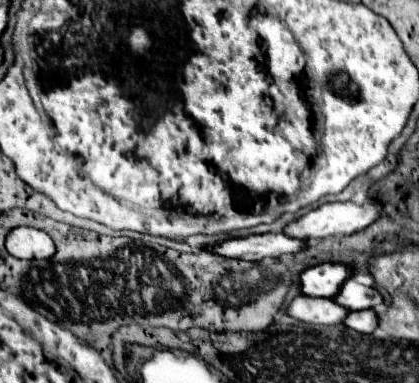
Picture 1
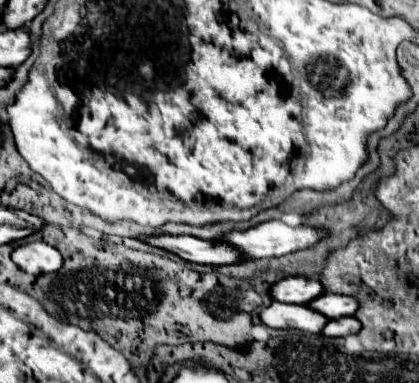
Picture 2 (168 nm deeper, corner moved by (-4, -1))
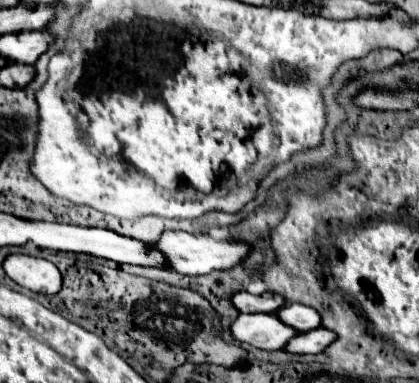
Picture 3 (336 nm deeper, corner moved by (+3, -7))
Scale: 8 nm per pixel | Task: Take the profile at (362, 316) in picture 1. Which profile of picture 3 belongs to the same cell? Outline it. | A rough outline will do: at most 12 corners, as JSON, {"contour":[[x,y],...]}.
{"contour":[[318,327],[296,335],[284,349],[322,353],[336,333]]}

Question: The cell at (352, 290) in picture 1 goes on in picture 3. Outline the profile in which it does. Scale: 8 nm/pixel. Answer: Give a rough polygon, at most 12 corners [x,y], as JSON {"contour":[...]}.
{"contour":[[298,303],[276,315],[302,333],[320,327],[320,313]]}

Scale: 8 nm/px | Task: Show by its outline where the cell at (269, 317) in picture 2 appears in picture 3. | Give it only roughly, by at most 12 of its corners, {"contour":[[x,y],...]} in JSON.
{"contour":[[244,313],[232,323],[236,341],[282,349],[298,335],[272,313]]}

